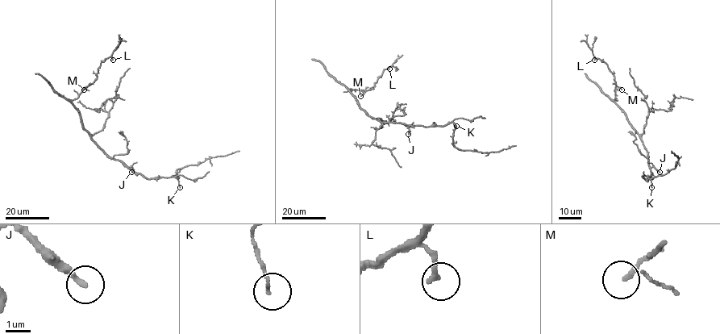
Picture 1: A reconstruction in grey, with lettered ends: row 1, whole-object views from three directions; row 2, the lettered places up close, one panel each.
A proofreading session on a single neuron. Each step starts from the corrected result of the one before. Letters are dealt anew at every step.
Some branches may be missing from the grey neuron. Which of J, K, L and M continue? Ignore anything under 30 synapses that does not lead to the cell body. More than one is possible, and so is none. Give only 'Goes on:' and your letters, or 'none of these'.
Goes on: J

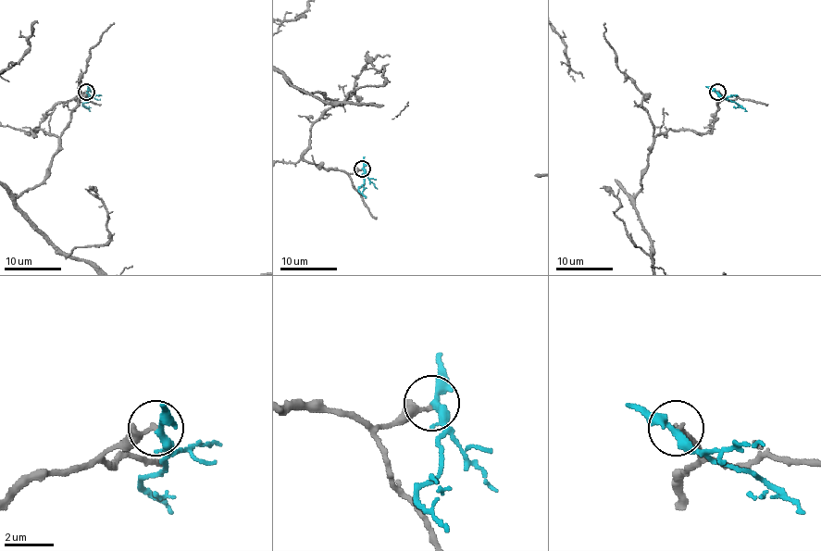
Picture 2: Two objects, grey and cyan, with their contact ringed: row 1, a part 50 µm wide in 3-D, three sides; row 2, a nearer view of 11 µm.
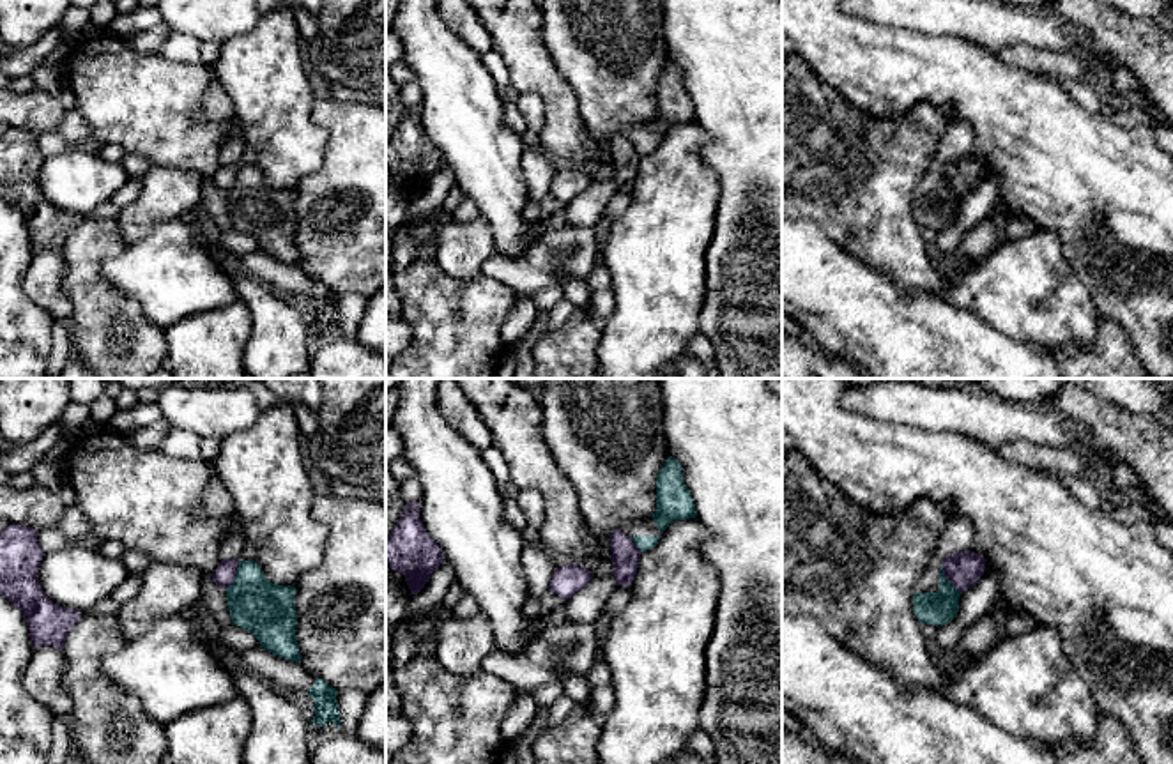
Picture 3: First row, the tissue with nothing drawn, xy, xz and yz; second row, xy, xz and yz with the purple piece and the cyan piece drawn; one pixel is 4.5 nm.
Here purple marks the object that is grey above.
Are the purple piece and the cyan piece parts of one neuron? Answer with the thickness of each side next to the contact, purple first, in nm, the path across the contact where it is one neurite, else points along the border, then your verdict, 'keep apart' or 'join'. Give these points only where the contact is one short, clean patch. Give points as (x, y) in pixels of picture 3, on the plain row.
calibres 100 and 240 nm; border xy (241, 163), (236, 181), (227, 191); keep apart

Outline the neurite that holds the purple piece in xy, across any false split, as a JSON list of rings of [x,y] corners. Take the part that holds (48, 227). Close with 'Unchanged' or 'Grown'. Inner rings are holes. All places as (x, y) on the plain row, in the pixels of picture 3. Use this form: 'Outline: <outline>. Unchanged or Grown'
Outline: [[[9,127],[0,136],[0,198],[21,214],[34,251],[55,249],[62,255],[67,235],[83,218],[44,198],[37,184],[42,159],[34,133]]]. Unchanged

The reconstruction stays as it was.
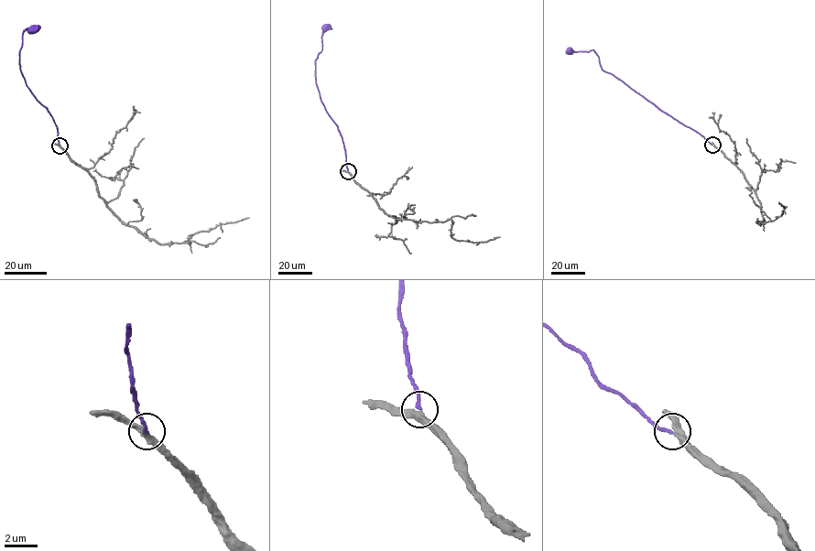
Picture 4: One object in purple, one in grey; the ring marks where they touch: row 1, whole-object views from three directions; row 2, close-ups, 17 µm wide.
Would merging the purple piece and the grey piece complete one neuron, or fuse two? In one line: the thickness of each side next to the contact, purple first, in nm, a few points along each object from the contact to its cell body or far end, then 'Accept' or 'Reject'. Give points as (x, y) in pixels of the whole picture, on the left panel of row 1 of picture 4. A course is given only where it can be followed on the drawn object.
Thickness 190 nm (purple) against 360 nm. Course of purple: (60, 146), (53, 118), (30, 91), (20, 70), (23, 32), (27, 28), (34, 29). Course of grey: (60, 146), (94, 180), (98, 194), (123, 222), (161, 244), (190, 244), (190, 235), (248, 217). Accept

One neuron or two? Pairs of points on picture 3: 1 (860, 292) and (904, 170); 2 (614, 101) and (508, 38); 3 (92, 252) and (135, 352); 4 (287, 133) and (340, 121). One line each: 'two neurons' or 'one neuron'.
1: two neurons
2: two neurons
3: one neuron
4: two neurons

